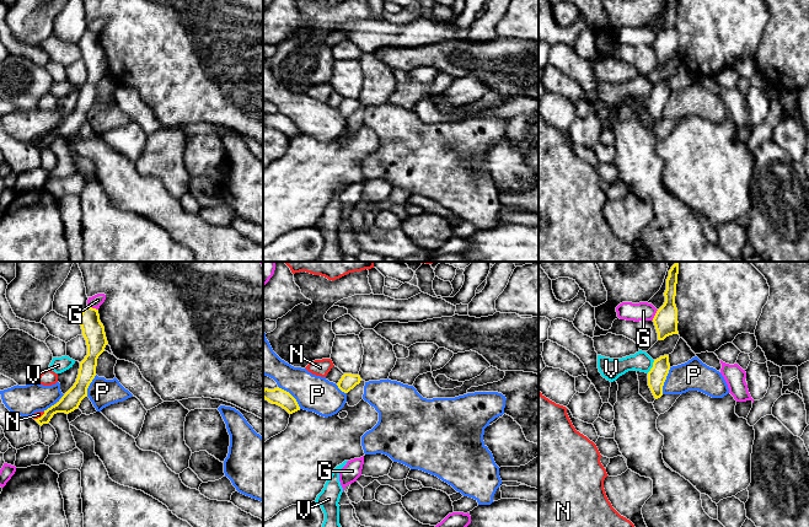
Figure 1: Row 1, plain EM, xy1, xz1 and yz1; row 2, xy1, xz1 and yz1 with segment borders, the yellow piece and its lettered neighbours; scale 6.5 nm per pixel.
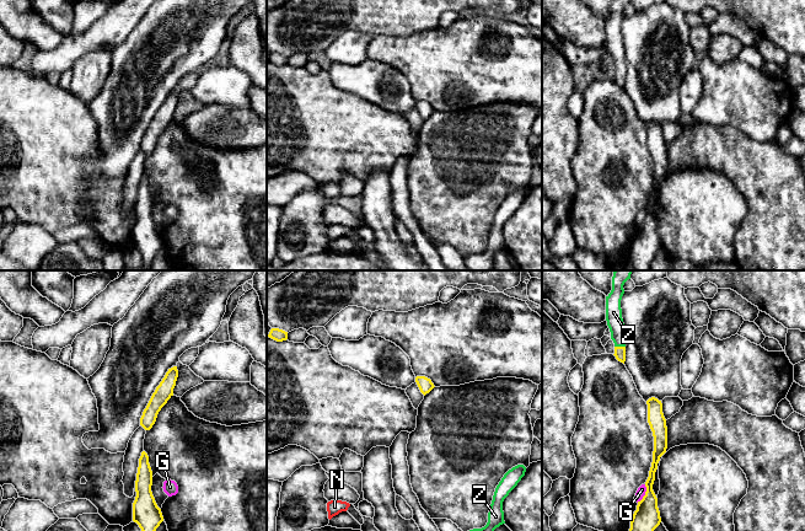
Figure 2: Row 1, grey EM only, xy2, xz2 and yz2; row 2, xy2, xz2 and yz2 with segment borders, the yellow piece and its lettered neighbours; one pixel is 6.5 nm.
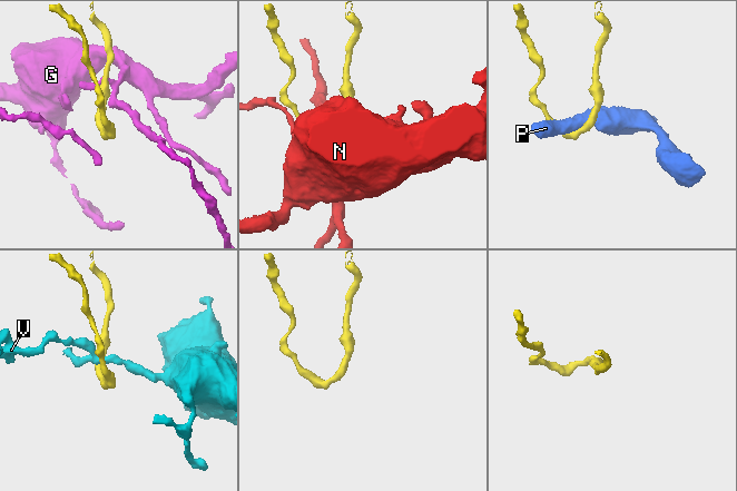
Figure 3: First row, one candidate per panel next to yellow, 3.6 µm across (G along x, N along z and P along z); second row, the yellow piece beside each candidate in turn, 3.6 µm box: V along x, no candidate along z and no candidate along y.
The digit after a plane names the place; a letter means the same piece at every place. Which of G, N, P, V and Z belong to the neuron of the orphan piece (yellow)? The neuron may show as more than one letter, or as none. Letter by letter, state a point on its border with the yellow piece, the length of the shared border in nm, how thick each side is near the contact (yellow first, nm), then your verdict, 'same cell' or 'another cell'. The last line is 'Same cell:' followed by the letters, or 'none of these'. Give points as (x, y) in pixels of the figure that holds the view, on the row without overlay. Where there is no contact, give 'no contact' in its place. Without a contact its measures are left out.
G: meets yellow in yz2 at (645, 219); contact 130 nm long; 180 nm thick on the yellow side, 60 nm on the other; another cell
N: meets yellow in xy1 at (41, 141); contact 90 nm long; 120 nm thick on the yellow side, 50 nm on the other; another cell
P: meets yellow in xz1 at (292, 121); contact 220 nm long; 110 nm thick on the yellow side, 240 nm on the other; another cell
V: meets yellow in yz1 at (653, 91); contact 100 nm long; 120 nm thick on the yellow side, 130 nm on the other; another cell
Z: meets yellow in yz2 at (620, 71); contact 70 nm long; 80 nm thick on the yellow side, 110 nm on the other; another cell
Same cell: none of these

